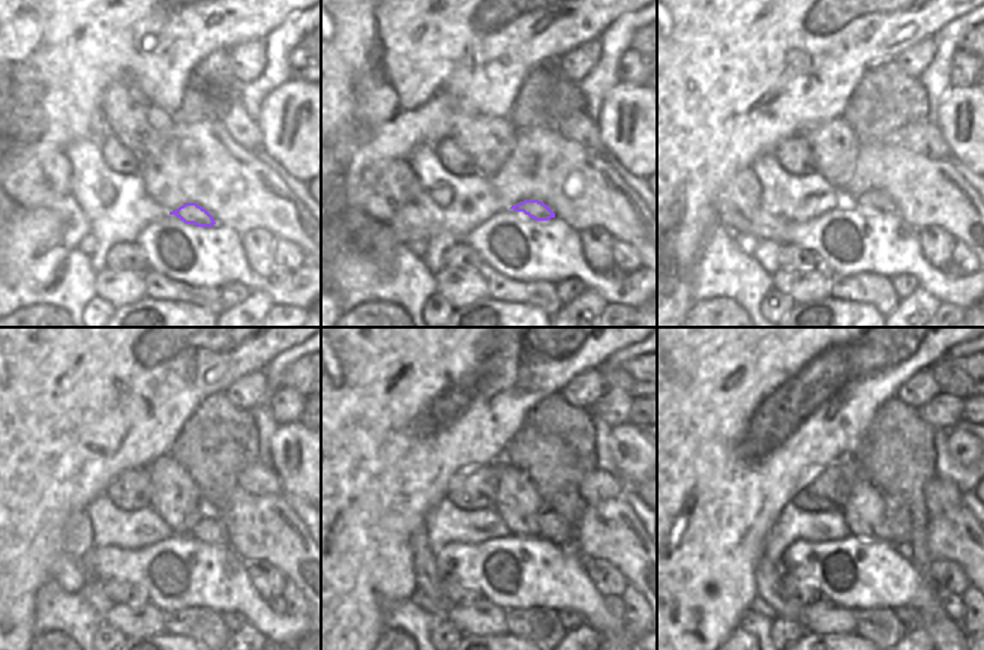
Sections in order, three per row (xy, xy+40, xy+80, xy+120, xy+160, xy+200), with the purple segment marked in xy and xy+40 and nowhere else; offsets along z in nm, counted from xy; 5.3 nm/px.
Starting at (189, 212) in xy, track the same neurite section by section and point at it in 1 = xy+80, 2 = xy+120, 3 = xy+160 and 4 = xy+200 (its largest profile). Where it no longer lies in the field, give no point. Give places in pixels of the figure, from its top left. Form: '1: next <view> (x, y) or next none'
1: next xy+80 (878, 200)
2: next xy+120 (210, 530)
3: next xy+160 (551, 526)
4: next xy+200 (899, 521)

